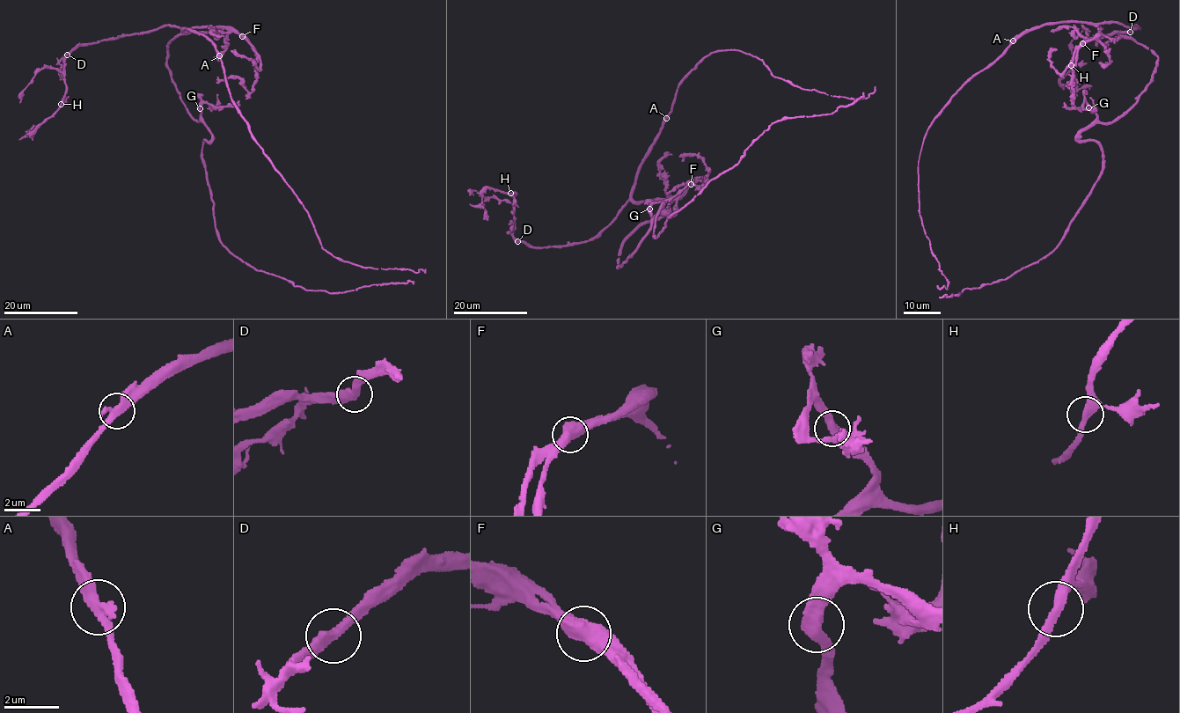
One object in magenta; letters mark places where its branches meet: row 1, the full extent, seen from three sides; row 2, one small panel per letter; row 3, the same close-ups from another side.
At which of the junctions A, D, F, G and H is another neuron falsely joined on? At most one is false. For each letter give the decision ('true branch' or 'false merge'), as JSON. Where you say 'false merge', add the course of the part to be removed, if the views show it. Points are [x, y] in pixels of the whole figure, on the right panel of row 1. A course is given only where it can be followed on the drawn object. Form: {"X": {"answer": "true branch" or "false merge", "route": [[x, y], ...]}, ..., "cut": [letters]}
{"A": {"answer": "true branch"}, "D": {"answer": "true branch"}, "F": {"answer": "false merge", "route": [[1082, 43], [1124, 34], [1157, 58], [1134, 103], [1079, 134], [1103, 152], [1089, 196], [1040, 260], [939, 297]]}, "G": {"answer": "true branch"}, "H": {"answer": "true branch"}, "cut": ["F"]}

